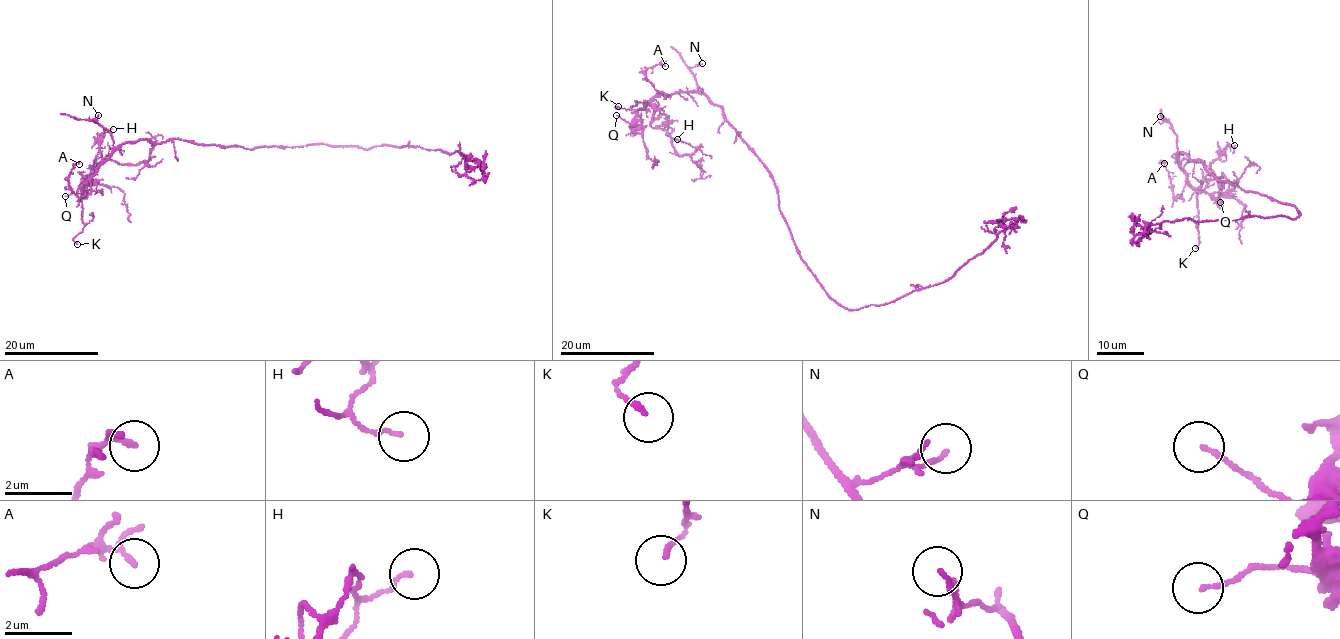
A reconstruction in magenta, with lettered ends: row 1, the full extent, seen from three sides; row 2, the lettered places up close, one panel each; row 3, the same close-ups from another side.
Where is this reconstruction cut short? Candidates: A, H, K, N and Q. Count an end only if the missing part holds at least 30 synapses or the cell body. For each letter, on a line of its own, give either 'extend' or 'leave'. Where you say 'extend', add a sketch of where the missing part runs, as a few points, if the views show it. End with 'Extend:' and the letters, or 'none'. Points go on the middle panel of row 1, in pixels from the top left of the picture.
A: leave
H: leave
K: leave
N: leave
Q: leave
Extend: none

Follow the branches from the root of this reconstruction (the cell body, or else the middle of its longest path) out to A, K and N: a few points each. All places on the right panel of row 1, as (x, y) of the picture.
A: (1263, 195), (1216, 180), (1201, 161), (1178, 151), (1187, 182), (1175, 198), (1164, 163)
K: (1263, 195), (1216, 180), (1201, 161), (1178, 151), (1188, 184), (1198, 192), (1195, 248)
N: (1263, 195), (1216, 180), (1201, 161), (1189, 160), (1183, 152), (1179, 151), (1178, 155), (1175, 134), (1160, 116)

